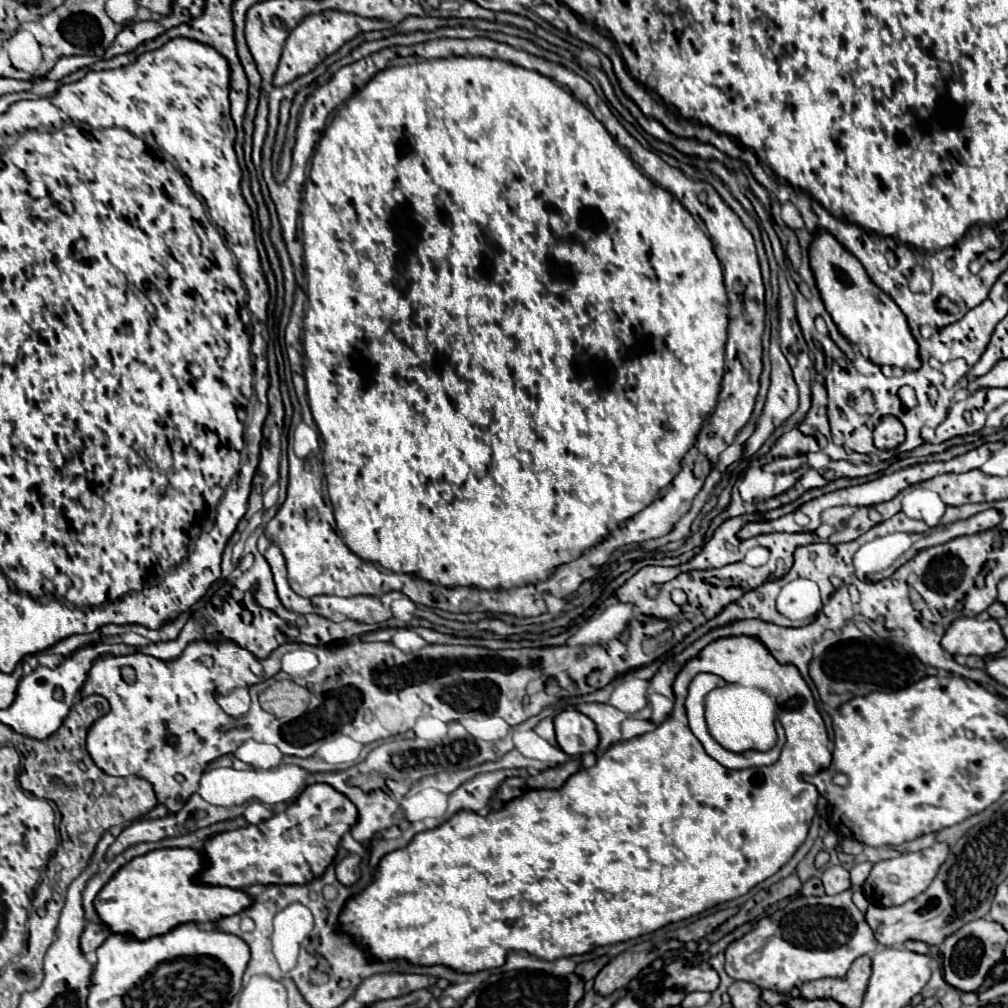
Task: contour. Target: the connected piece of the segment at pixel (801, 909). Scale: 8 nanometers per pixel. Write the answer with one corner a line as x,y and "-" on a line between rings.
858,863
850,871
852,887
838,895
800,897
784,909
762,917
750,933
726,949
726,973
732,979
756,983
762,989
788,993
806,981
820,977
844,977
854,959
880,947
864,913
854,905
852,893
860,891
872,863

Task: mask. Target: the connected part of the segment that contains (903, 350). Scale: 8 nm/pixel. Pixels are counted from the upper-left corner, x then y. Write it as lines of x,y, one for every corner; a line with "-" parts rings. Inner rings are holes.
822,233
822,237
814,237
810,245
810,265
822,301
836,327
866,359
880,367
894,365
904,371
918,369
918,345
910,333
904,313
882,289
870,281
862,263
852,253
846,253
846,249
842,249
834,237

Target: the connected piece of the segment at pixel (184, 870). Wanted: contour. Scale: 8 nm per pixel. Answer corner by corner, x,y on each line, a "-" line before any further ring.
156,849
146,855
140,855
126,863
106,885
104,889
96,895
94,907
102,919
104,925
110,927
112,933
130,933
136,939
150,939
156,935
170,933
182,923
204,923
204,921
218,921
220,917
230,917
236,913
242,913
252,905
252,897
246,891
240,889
230,889
230,887
216,887
216,885
206,885
198,881
200,871
204,869
206,861
204,855
196,849

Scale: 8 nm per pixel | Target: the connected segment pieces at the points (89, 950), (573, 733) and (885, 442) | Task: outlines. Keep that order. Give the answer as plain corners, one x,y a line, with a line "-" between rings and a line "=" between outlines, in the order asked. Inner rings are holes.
100,921
88,923
86,929
88,931
84,931
84,935
82,935
82,951
86,955
92,955
108,939
108,935
102,935
102,931
106,931
106,929
104,929
104,925
=
562,711
554,717
556,725
556,741
558,747
570,755
578,757
584,753
592,753
598,747
598,731
594,729
594,721
582,715
580,711
=
892,415
882,417
874,429
874,445
878,449
896,449
900,443
904,443
904,425

